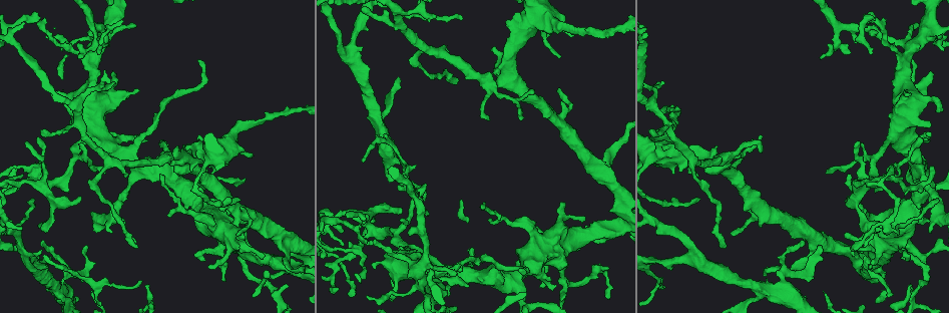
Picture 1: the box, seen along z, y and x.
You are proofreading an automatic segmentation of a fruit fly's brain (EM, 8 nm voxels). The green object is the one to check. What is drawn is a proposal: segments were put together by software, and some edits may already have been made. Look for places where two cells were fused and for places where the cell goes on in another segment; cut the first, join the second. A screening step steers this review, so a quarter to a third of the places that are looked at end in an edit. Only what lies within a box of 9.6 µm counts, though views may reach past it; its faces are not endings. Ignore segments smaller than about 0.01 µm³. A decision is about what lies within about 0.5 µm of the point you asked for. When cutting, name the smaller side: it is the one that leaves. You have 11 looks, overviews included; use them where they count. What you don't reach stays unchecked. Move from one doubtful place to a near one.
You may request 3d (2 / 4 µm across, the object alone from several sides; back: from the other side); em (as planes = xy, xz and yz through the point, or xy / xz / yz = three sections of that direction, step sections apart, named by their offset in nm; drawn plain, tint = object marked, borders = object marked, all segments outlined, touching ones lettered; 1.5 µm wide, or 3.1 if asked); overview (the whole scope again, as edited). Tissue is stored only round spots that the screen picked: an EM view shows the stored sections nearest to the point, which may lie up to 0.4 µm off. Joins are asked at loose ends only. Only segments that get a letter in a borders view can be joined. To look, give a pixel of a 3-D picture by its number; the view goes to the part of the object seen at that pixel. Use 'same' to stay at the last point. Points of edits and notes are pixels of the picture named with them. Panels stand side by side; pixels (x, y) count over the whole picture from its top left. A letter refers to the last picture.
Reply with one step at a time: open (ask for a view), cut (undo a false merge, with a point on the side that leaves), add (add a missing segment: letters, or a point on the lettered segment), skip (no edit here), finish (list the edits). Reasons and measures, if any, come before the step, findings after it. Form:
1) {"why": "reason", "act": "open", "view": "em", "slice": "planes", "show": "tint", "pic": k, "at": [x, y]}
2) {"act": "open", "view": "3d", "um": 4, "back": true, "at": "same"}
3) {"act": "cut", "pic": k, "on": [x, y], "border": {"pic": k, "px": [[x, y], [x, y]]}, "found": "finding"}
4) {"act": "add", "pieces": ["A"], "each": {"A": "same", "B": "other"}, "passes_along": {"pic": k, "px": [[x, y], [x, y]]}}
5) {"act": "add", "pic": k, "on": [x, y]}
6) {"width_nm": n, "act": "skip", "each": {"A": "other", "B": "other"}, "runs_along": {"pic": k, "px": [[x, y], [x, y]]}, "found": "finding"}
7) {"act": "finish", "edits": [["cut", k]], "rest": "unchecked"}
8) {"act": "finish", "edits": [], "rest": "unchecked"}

{"why": "branch stops here", "act": "open", "view": "em", "slice": "yz", "step": 4, "show": "borders", "pic": 1, "at": [80, 57]}

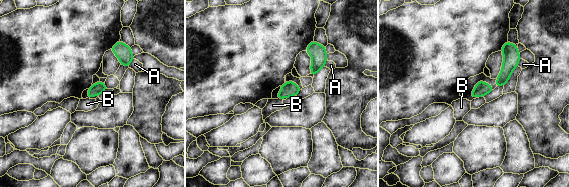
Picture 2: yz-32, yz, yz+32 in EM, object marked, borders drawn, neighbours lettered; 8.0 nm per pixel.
{"width_nm": 100, "act": "skip", "each": {"A": "other", "B": "other"}, "border": {"pic": 2, "px": [[277, 98], [282, 100]]}, "found": "none of them fits"}

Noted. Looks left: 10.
{"why": "four-way junction", "act": "open", "view": "3d", "um": 4, "pic": 1, "at": [103, 49]}

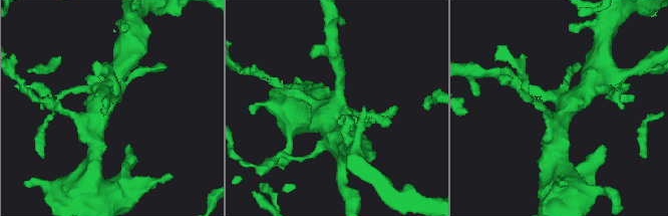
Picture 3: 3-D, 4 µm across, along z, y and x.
{"arms": 4, "act": "open", "view": "em", "slice": "yz", "step": 8, "show": "tint", "pic": 3, "at": [110, 99]}

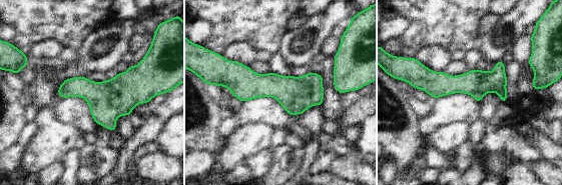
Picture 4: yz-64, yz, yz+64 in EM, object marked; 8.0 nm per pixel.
{"why": "another direction", "act": "open", "view": "em", "slice": "planes", "show": "borders", "at": "same"}

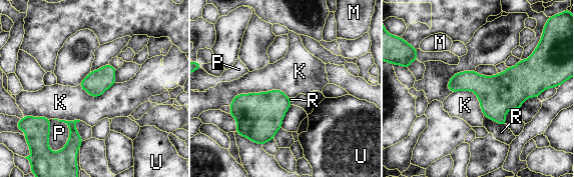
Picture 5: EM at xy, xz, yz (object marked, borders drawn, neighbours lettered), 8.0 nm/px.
{"act": "skip", "each": {"K": "other", "M": "other", "P": "other", "R": "other", "U": "other"}, "found": "one cell here"}

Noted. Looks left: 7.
{"why": "free end", "act": "open", "view": "3d", "um": 4, "pic": 1, "at": [652, 131]}

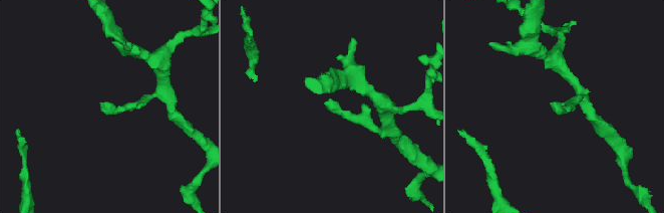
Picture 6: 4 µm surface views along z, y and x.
{"act": "open", "view": "em", "slice": "xz", "step": 8, "show": "borders", "pic": 6, "at": [325, 101]}

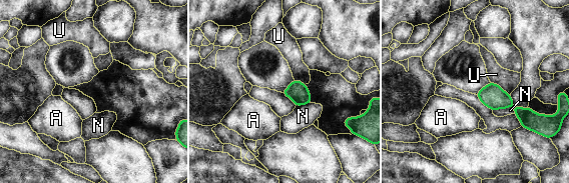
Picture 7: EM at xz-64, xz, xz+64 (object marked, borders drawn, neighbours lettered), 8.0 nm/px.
{"act": "skip", "each": {"A": "other", "N": "other", "U": "other"}, "border": {"pic": 7, "px": [[490, 81], [498, 84], [510, 94]]}, "found": "no lettered segment goes on from it"}

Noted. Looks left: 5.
{"why": "a fork", "act": "open", "view": "em", "slice": "planes", "show": "borders", "pic": 1, "at": [75, 157]}

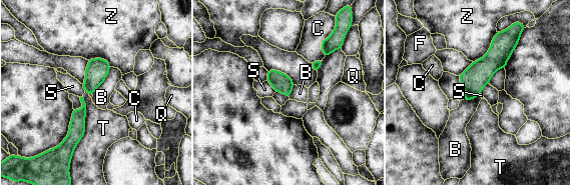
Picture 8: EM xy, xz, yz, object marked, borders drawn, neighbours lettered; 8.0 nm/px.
{"width_nm": 150, "act": "skip", "each": {"B": "other", "C": "other", "F": "other", "Q": "other", "S": "other", "T": "other", "Z": "other"}, "border": {"pic": 8, "px": [[110, 67], [109, 73], [92, 94]]}, "found": "one cell here"}

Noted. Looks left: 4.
{"act": "open", "view": "3d", "um": 4, "pic": 1, "at": [930, 168]}

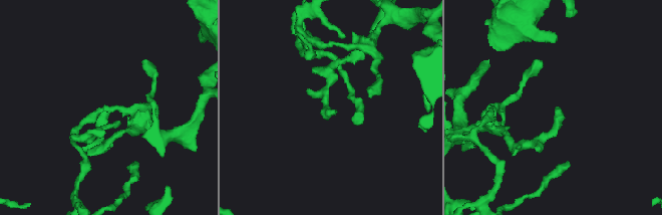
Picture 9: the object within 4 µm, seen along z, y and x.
{"why": "need the tissue", "act": "open", "view": "em", "slice": "planes", "show": "borders", "pic": 9, "at": [556, 108]}

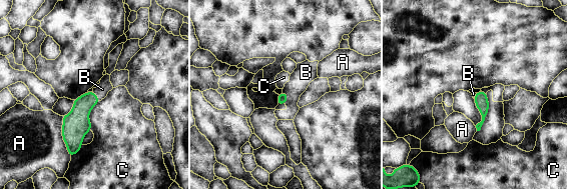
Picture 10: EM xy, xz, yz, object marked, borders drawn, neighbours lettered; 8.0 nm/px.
{"act": "add", "pieces": ["B"], "each": {"A": "other", "B": "same", "C": "other"}, "passes_along": {"pic": 10, "px": [[282, 98], [287, 97], [305, 73]]}, "found": "the cell continues"}

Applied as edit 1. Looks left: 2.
{"act": "finish", "edits": [["add", 10]], "rest": "unchecked"}

